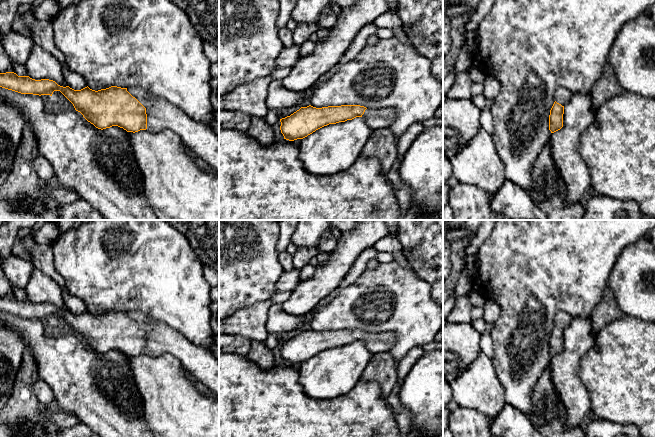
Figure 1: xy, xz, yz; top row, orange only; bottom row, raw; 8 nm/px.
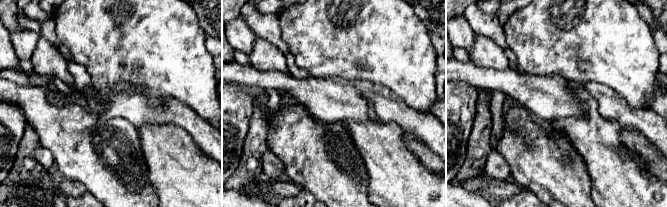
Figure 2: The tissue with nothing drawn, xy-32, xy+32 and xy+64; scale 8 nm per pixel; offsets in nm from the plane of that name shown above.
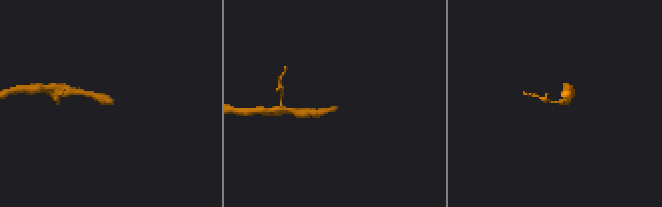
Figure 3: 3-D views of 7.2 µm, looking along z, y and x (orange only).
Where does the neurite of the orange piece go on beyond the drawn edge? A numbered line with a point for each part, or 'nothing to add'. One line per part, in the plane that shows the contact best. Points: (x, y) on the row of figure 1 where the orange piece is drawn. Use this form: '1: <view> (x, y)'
1: xy (161, 115)

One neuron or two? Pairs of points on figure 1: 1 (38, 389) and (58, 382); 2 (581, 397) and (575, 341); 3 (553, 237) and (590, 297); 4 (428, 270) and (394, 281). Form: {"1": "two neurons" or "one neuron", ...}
{"1": "two neurons", "2": "one neuron", "3": "one neuron", "4": "two neurons"}

